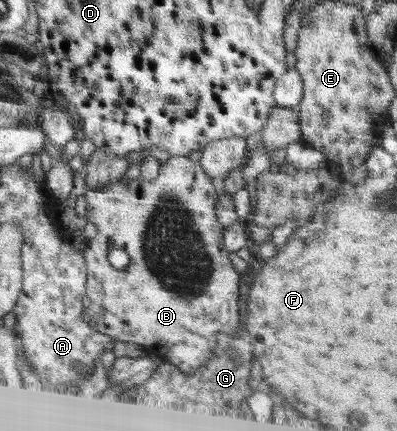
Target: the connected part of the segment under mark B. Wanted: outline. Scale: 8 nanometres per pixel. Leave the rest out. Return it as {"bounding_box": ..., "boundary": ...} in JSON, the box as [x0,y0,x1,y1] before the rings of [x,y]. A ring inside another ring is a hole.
{"bounding_box":[84,156,239,374],"boundary":[[[171,156],[166,162],[161,163],[159,175],[153,180],[146,180],[139,176],[137,179],[124,177],[117,180],[102,190],[88,190],[84,196],[87,202],[85,218],[88,223],[97,226],[97,233],[91,241],[87,242],[85,258],[88,259],[88,296],[90,301],[99,303],[105,310],[103,319],[95,326],[97,331],[111,336],[116,341],[131,342],[145,347],[153,347],[160,359],[180,367],[185,374],[193,374],[197,368],[205,366],[213,358],[217,348],[217,337],[238,336],[237,325],[239,325],[239,307],[237,307],[237,297],[239,297],[239,273],[233,269],[229,261],[230,251],[223,247],[223,226],[219,217],[215,217],[215,207],[217,207],[217,193],[213,187],[213,181],[200,162],[189,160],[188,156]],[[112,249],[125,249],[129,254],[130,262],[123,270],[115,269],[109,263],[107,255]]]}

